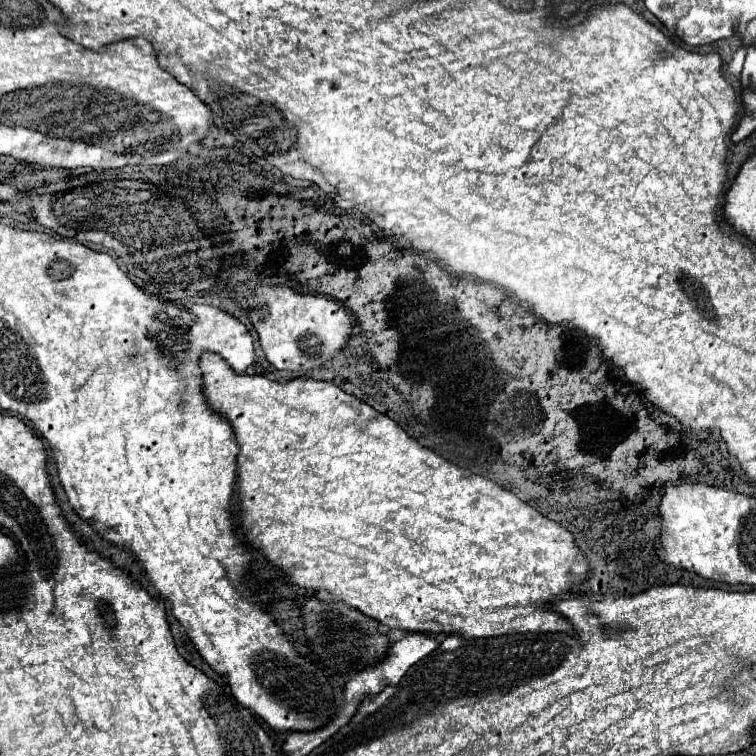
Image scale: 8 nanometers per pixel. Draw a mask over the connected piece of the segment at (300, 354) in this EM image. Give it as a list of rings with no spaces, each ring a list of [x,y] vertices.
[[[258,287],[252,297],[250,319],[258,331],[262,351],[270,365],[304,373],[340,351],[352,335],[352,321],[342,303],[320,295],[298,295],[290,287]]]

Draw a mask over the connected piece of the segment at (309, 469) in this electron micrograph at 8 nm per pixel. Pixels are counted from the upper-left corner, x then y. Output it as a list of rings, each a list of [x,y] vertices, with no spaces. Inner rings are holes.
[[[202,353],[202,355],[200,355],[200,369],[202,369],[202,393],[204,393],[206,403],[214,409],[214,413],[222,415],[222,417],[232,425],[234,435],[236,435],[236,443],[238,443],[238,447],[240,447],[238,461],[236,461],[236,491],[238,491],[238,505],[240,505],[240,507],[238,507],[238,515],[236,515],[236,517],[238,517],[238,533],[246,539],[246,543],[248,543],[250,547],[254,547],[254,549],[256,549],[258,553],[262,553],[272,565],[276,565],[280,571],[284,571],[286,579],[288,579],[292,585],[298,585],[298,587],[304,587],[304,589],[314,589],[314,591],[326,589],[330,595],[340,597],[344,603],[348,603],[350,607],[362,611],[364,615],[368,615],[368,617],[372,617],[372,619],[378,619],[380,623],[384,623],[384,625],[388,625],[388,627],[392,627],[392,629],[402,629],[402,631],[448,633],[448,635],[450,635],[450,633],[456,633],[456,635],[460,635],[460,637],[474,637],[474,639],[476,639],[476,637],[512,635],[512,633],[568,633],[568,635],[574,635],[574,627],[570,625],[570,621],[564,619],[560,613],[556,613],[556,611],[552,609],[554,599],[558,599],[558,597],[562,597],[562,595],[570,595],[578,583],[582,583],[582,581],[588,579],[588,573],[590,573],[590,563],[588,563],[586,555],[578,549],[578,545],[574,543],[574,535],[572,535],[568,529],[564,529],[562,525],[558,525],[558,523],[554,523],[554,521],[542,517],[542,513],[538,513],[534,507],[530,507],[528,503],[520,501],[514,493],[510,493],[508,489],[502,489],[502,487],[496,485],[494,481],[490,481],[490,479],[486,479],[486,477],[482,477],[482,475],[474,475],[474,473],[470,473],[468,469],[458,467],[458,465],[446,461],[444,457],[436,455],[434,451],[422,447],[418,441],[414,441],[412,437],[408,437],[406,431],[404,431],[400,425],[396,425],[390,417],[378,413],[376,409],[372,409],[368,403],[356,399],[354,395],[348,395],[346,391],[342,391],[340,387],[336,387],[336,385],[330,383],[330,381],[316,381],[316,379],[296,377],[296,379],[290,379],[290,381],[286,381],[286,383],[276,383],[276,381],[270,381],[270,379],[266,379],[266,377],[262,377],[262,375],[238,375],[238,373],[234,373],[234,371],[228,367],[228,363],[226,363],[224,359],[222,359],[220,355],[216,355],[216,353]]]

